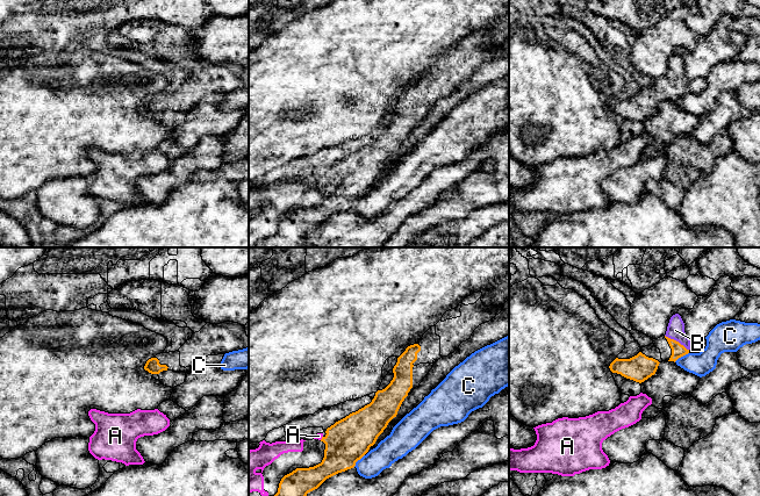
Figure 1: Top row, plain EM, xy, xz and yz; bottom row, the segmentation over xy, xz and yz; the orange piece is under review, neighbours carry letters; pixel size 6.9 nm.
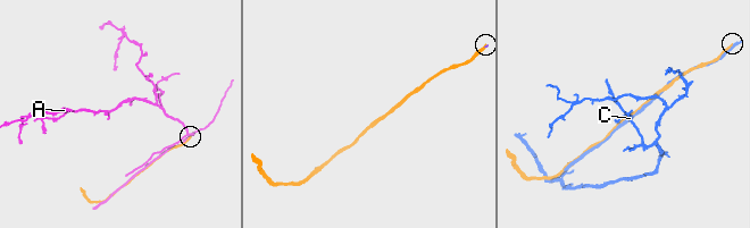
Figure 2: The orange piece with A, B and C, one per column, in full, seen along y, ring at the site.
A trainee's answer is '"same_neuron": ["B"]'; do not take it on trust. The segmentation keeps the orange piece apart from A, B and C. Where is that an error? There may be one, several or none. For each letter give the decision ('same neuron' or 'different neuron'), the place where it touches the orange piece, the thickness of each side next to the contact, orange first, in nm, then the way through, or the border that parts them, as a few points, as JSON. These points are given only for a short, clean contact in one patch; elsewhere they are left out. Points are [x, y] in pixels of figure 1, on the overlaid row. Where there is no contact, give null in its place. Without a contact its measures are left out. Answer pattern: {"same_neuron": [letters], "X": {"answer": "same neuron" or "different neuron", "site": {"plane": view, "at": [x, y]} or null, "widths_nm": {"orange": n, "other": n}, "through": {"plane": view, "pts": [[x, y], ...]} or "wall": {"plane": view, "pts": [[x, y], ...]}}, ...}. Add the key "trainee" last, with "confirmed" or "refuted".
{"same_neuron": ["B"], "A": {"answer": "different neuron", "site": {"plane": "xz", "at": [322, 438]}, "widths_nm": {"orange": 300, "other": 50}}, "B": {"answer": "same neuron", "site": {"plane": "yz", "at": [675, 340]}, "widths_nm": {"orange": 90, "other": 130}, "through": {"plane": "yz", "pts": [[678, 350], [675, 340], [675, 330]]}}, "C": {"answer": "different neuron", "site": {"plane": "yz", "at": [681, 356]}, "widths_nm": {"orange": 90, "other": 160}}, "trainee": "confirmed"}

